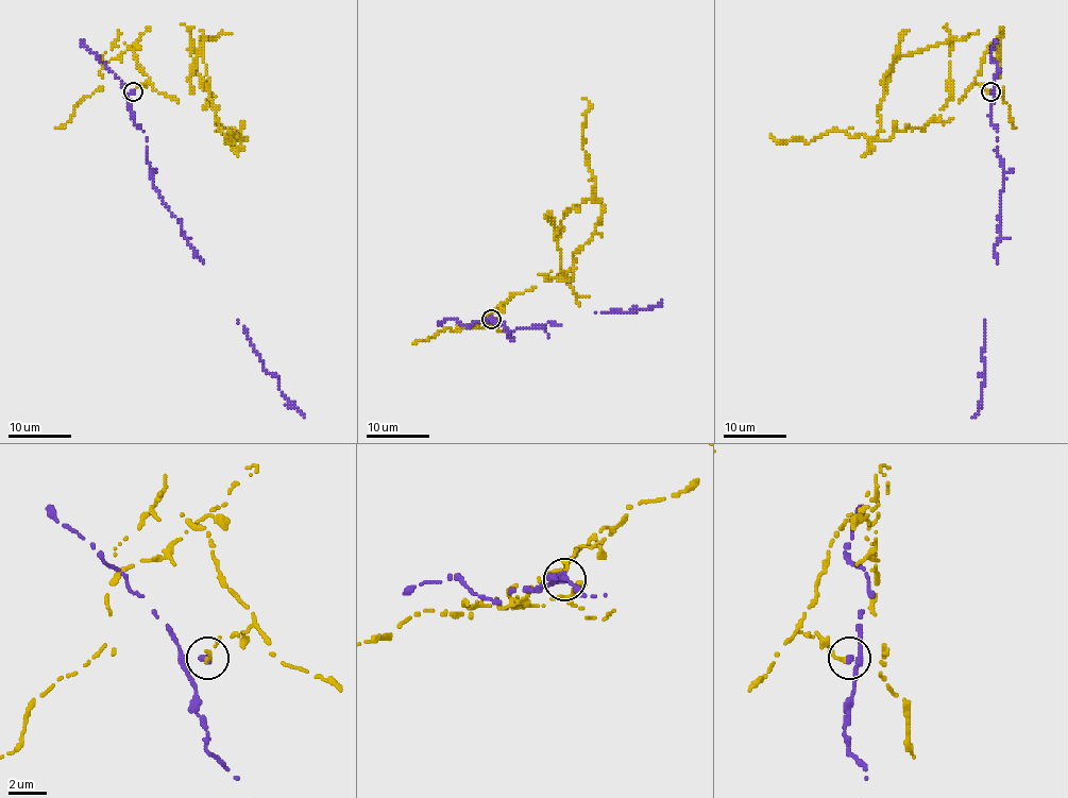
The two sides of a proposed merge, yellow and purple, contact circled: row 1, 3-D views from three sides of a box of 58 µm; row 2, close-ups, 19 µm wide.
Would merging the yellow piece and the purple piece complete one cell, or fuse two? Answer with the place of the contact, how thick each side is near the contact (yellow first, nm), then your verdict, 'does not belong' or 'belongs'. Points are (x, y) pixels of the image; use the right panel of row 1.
place (990, 91); calibres 190 and 300 nm; does not belong

